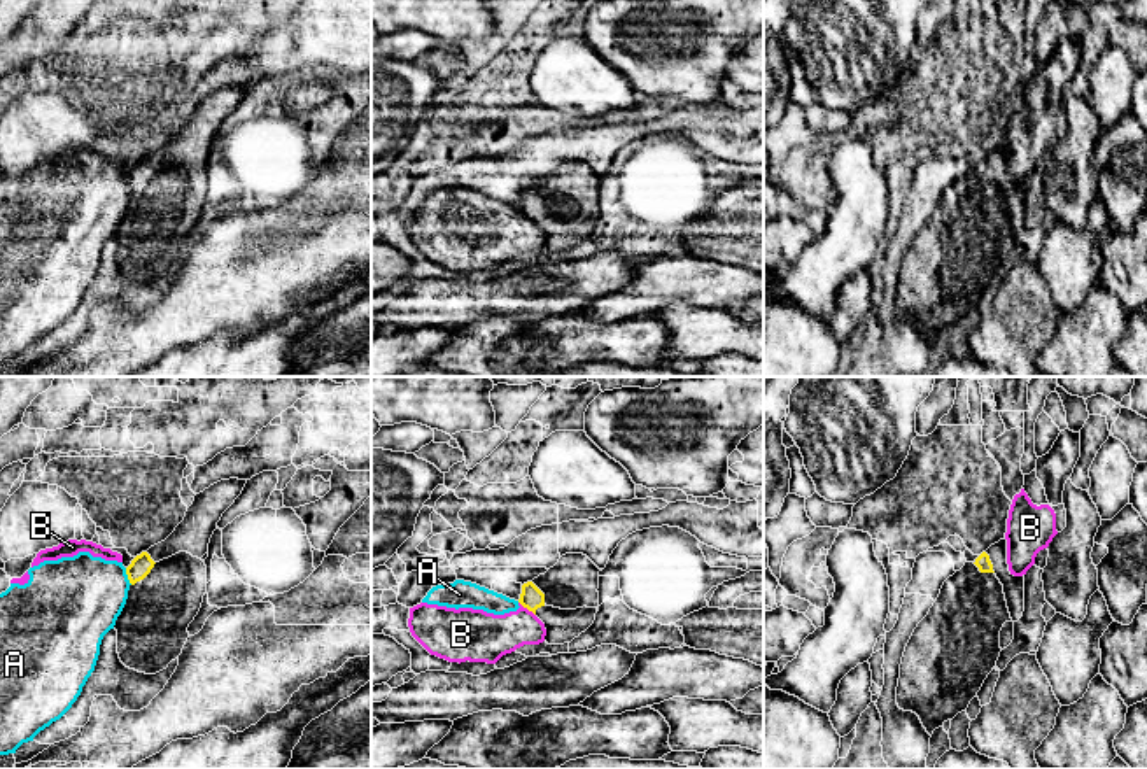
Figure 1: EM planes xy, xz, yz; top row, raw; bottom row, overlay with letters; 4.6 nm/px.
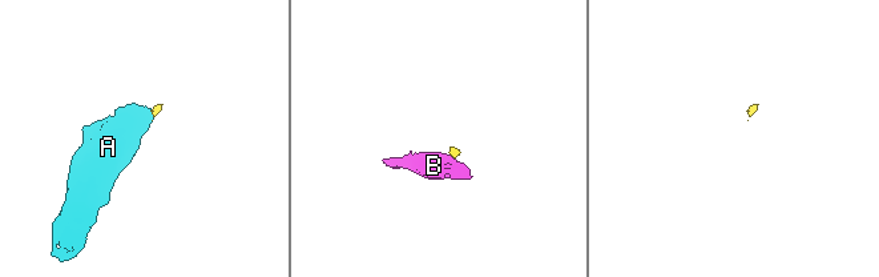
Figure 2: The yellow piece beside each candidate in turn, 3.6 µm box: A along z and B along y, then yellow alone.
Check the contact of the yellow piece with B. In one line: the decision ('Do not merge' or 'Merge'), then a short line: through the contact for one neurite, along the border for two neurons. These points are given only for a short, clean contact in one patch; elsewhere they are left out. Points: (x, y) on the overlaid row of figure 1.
Do not merge. Line: xz (519, 601), (534, 615)

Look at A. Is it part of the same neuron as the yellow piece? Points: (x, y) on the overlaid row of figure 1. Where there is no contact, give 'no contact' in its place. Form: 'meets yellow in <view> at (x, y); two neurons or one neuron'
meets yellow in xy at (128, 577); two neurons

